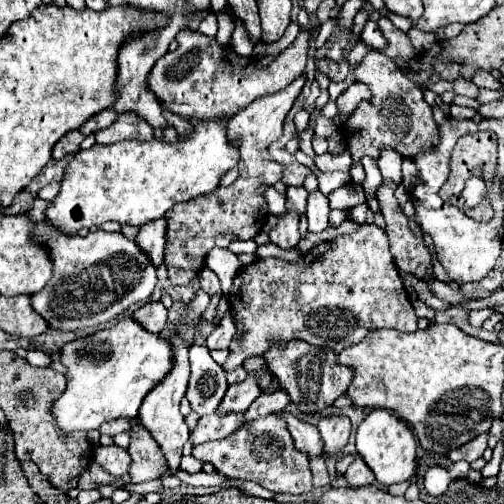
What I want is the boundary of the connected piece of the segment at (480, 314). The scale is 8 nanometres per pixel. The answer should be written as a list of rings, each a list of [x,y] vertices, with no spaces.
[[[484,308],[484,310],[478,310],[478,312],[468,314],[468,322],[470,322],[470,326],[480,328],[486,322],[486,318],[490,318],[492,314],[494,314],[494,308]]]

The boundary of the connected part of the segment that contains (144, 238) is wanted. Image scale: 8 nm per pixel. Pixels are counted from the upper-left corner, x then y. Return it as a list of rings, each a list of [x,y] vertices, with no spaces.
[[[160,218],[144,224],[136,236],[136,244],[140,246],[140,250],[148,254],[154,268],[158,268],[164,258],[164,244],[166,244],[164,232],[166,232],[166,220]]]

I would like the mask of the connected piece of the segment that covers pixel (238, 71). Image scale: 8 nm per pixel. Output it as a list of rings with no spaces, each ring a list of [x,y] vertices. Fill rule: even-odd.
[[[182,30],[176,36],[178,48],[164,54],[152,68],[148,76],[148,86],[172,114],[188,118],[190,122],[200,120],[230,120],[236,112],[252,104],[260,96],[276,94],[284,86],[292,84],[304,74],[306,52],[308,52],[308,32],[299,32],[296,40],[268,66],[258,68],[254,56],[240,58],[230,46],[222,48],[214,38],[200,32]]]

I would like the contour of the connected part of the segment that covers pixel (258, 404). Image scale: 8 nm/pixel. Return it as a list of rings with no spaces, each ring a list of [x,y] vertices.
[[[272,392],[272,394],[262,394],[262,396],[258,396],[254,402],[252,402],[252,406],[244,412],[244,416],[248,416],[248,420],[244,420],[244,424],[246,422],[252,422],[252,420],[256,420],[256,418],[260,418],[260,416],[268,416],[268,414],[274,414],[274,412],[280,412],[286,404],[290,404],[290,398],[288,398],[288,394],[284,394],[284,392]]]

